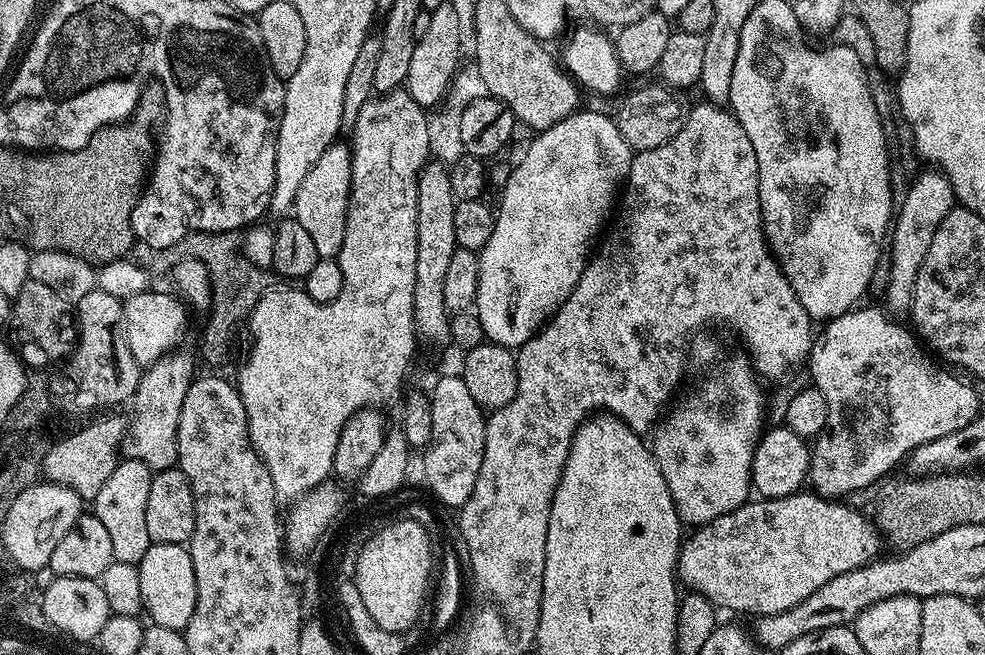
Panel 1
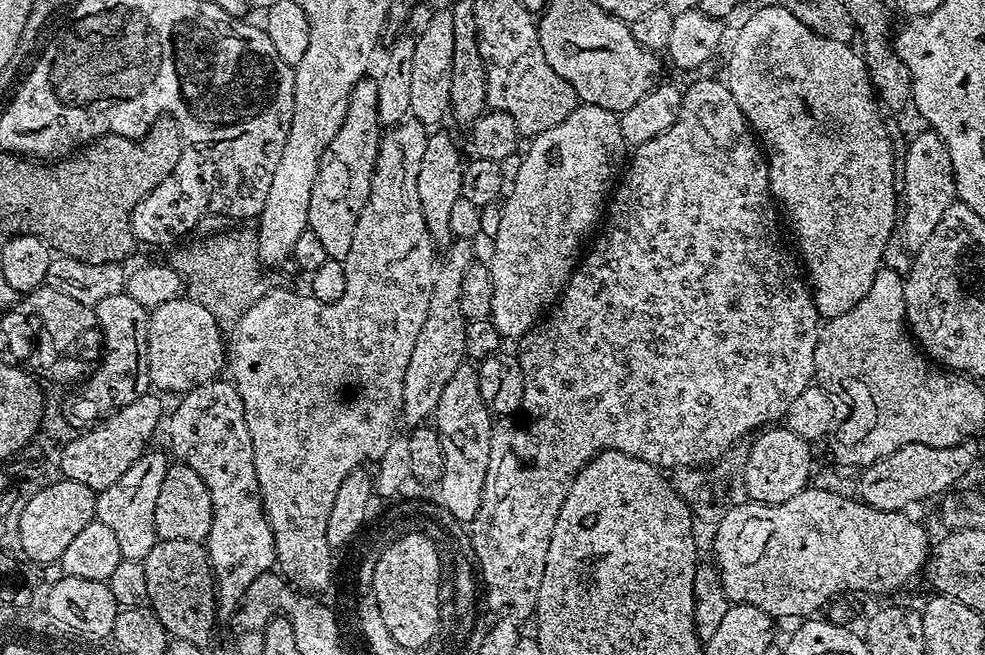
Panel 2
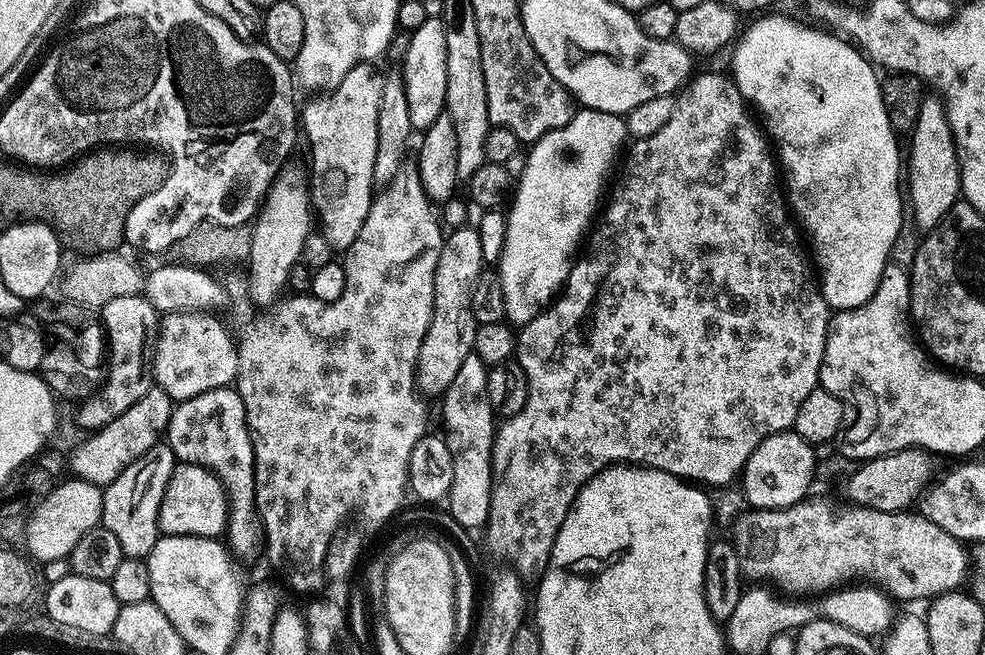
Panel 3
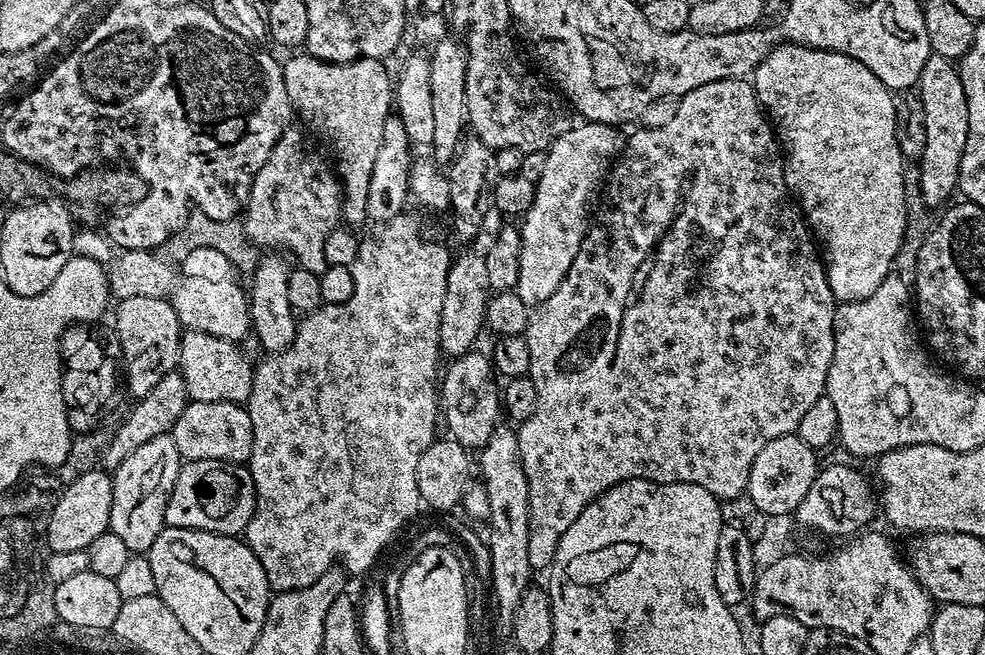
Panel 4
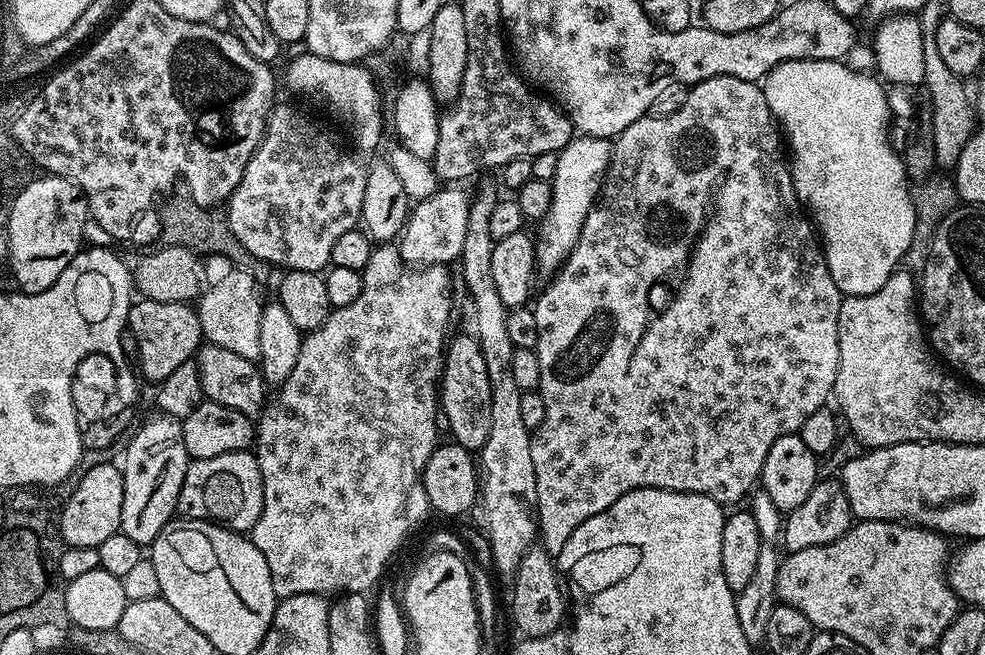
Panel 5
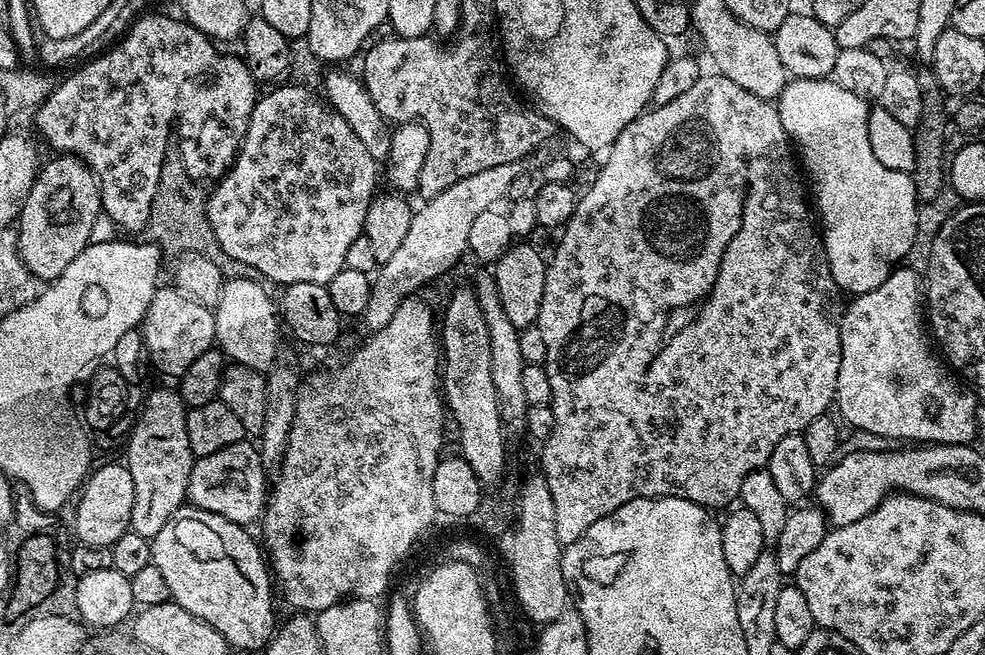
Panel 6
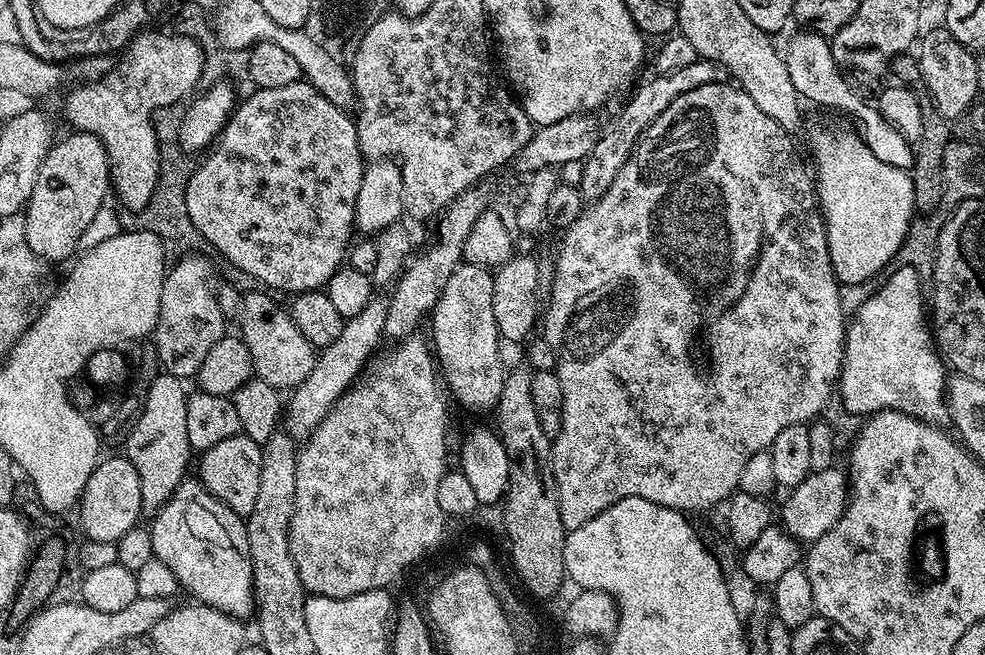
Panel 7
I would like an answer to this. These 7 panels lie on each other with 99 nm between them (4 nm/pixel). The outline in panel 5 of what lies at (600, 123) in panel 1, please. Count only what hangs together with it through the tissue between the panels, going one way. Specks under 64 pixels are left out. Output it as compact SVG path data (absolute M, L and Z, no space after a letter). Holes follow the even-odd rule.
M577 135L562 151L556 153L558 166L554 170L554 178L550 181L552 197L550 210L538 221L540 233L535 233L536 266L541 273L555 274L560 271L564 260L578 242L578 234L582 234L582 226L596 205L596 197L600 195L604 183L604 174L612 157L612 144L603 136Z

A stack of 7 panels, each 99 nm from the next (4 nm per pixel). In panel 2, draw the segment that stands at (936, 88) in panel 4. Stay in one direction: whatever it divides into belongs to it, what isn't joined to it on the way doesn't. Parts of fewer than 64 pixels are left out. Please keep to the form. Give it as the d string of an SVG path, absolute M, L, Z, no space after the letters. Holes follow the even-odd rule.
M931 130L923 131L909 142L908 153L904 156L904 176L902 172L902 223L898 236L912 254L926 246L926 238L934 234L934 226L942 222L942 214L946 214L957 199L956 176L942 138Z

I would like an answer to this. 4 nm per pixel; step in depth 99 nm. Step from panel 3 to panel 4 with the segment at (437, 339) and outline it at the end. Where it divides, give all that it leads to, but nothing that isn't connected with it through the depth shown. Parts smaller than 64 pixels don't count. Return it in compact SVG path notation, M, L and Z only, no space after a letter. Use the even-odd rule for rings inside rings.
M496 208L485 209L483 226L478 235L459 253L455 253L450 270L446 274L446 299L442 302L442 326L438 326L439 349L445 357L464 356L477 347L476 339L485 327L484 311L490 299L492 287L486 271L486 254L496 233L504 225L504 217Z

